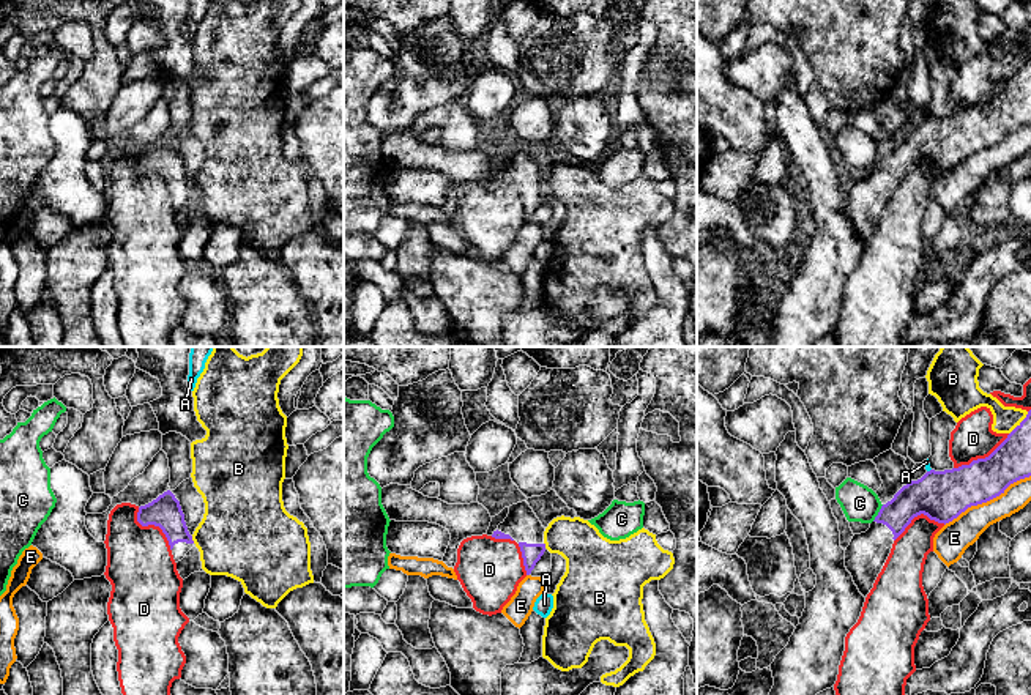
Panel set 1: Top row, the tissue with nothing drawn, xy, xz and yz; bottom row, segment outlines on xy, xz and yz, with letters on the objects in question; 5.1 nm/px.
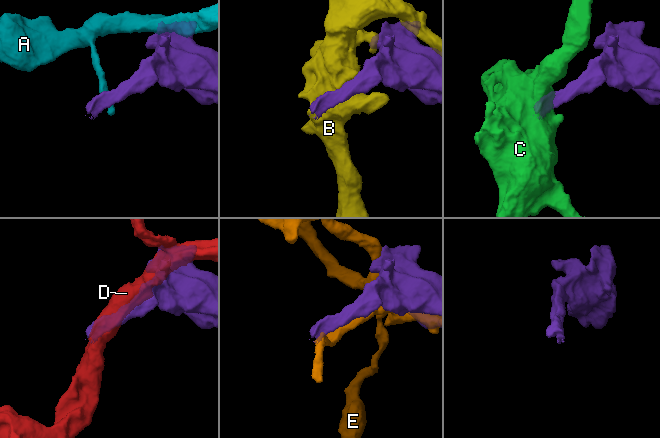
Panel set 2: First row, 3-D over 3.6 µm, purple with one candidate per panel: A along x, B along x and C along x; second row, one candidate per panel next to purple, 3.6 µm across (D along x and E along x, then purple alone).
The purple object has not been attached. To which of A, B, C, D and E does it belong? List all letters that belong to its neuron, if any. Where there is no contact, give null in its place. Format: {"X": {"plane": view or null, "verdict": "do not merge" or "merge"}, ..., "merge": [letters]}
{"A": {"plane": "yz", "verdict": "do not merge"}, "B": {"plane": "yz", "verdict": "do not merge"}, "C": {"plane": "yz", "verdict": "do not merge"}, "D": {"plane": "xy", "verdict": "do not merge"}, "E": {"plane": "yz", "verdict": "do not merge"}, "merge": []}

